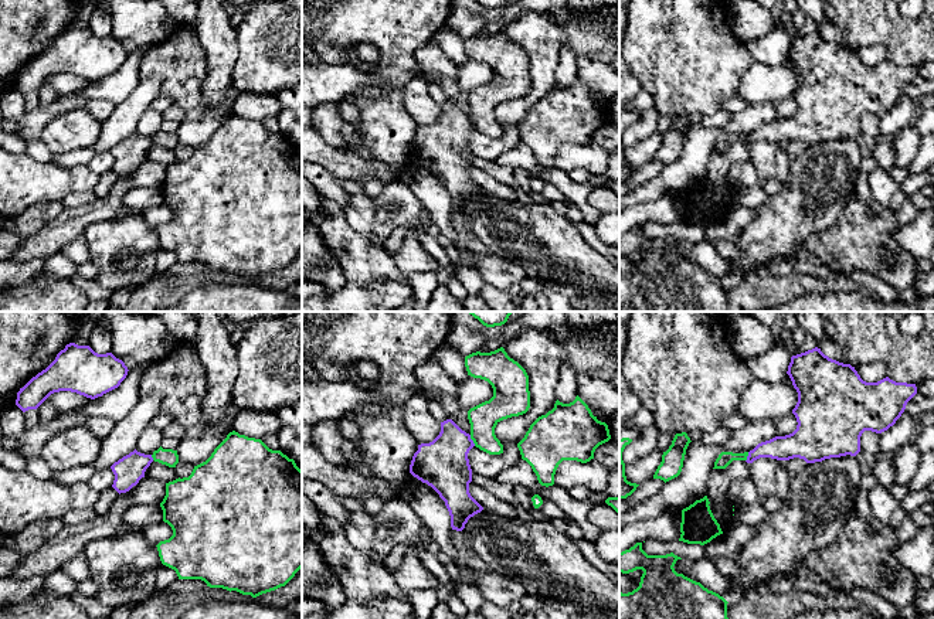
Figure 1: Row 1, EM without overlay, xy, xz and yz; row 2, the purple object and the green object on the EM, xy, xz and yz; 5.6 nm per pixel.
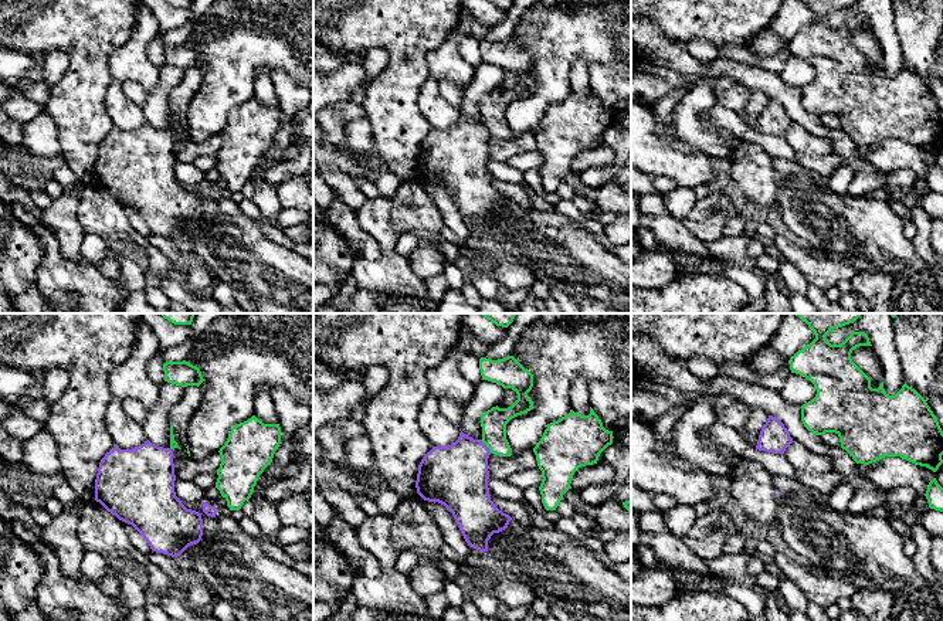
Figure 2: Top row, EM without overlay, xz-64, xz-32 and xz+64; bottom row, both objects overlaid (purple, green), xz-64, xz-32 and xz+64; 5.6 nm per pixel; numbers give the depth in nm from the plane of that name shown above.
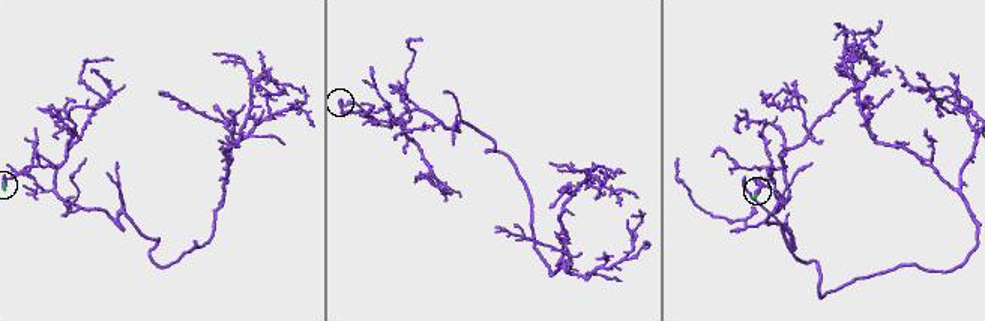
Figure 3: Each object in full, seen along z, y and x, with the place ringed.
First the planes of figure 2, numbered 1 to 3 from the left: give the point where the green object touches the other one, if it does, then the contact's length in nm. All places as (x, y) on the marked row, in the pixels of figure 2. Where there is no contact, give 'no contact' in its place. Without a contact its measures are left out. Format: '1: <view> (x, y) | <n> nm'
1: no contact
2: xz-32 (487, 447) | 100 nm
3: no contact

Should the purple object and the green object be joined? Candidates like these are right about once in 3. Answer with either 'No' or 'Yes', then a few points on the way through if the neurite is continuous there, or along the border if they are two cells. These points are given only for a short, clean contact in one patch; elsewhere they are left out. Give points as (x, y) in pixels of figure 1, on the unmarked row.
No. Boundary: xz (469, 118), (475, 128)

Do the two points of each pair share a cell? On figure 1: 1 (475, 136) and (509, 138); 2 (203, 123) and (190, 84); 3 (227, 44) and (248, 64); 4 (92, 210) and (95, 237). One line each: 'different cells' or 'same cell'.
1: same cell
2: same cell
3: different cells
4: different cells

